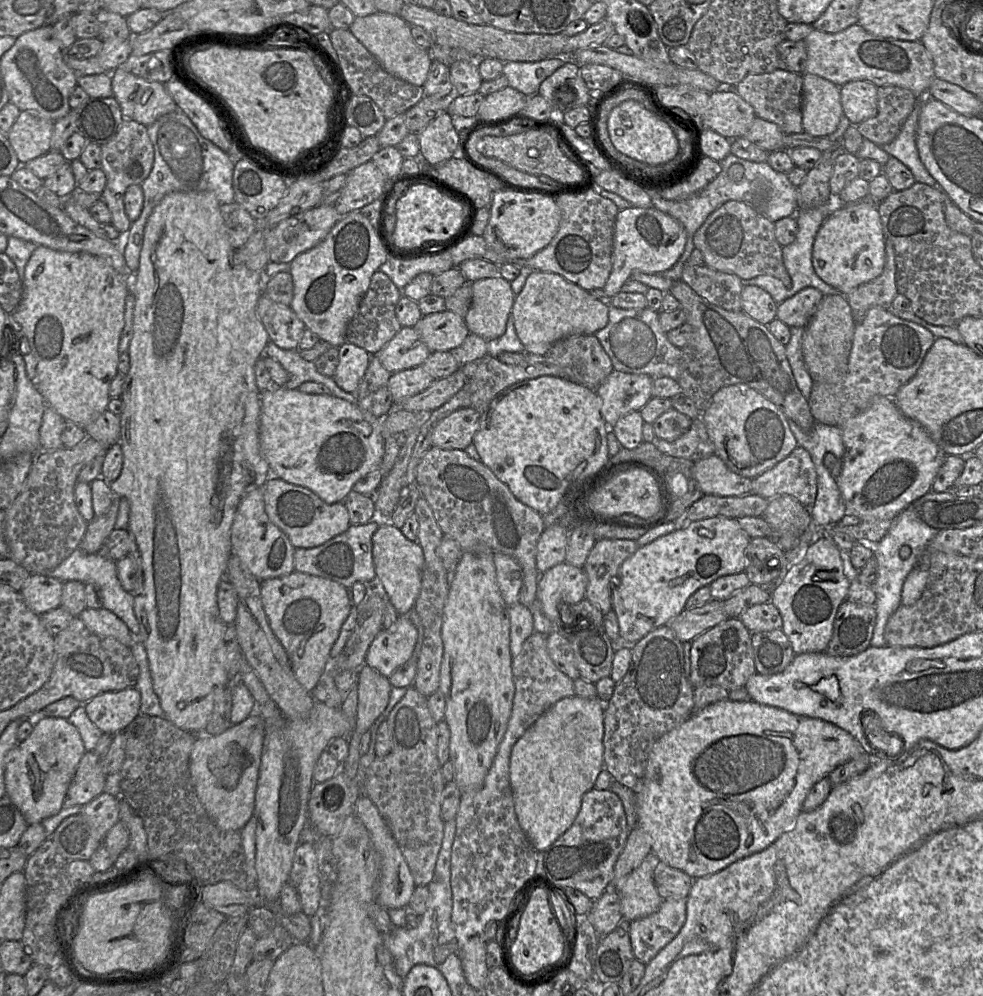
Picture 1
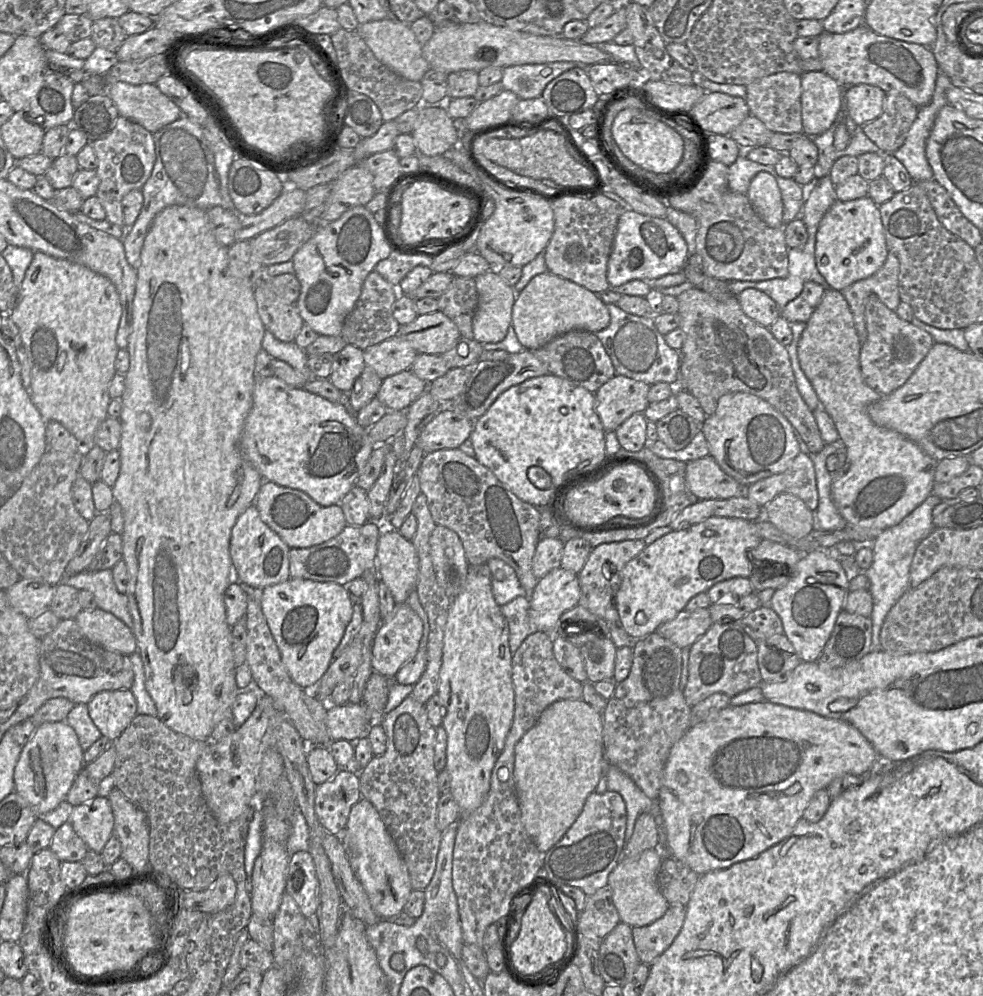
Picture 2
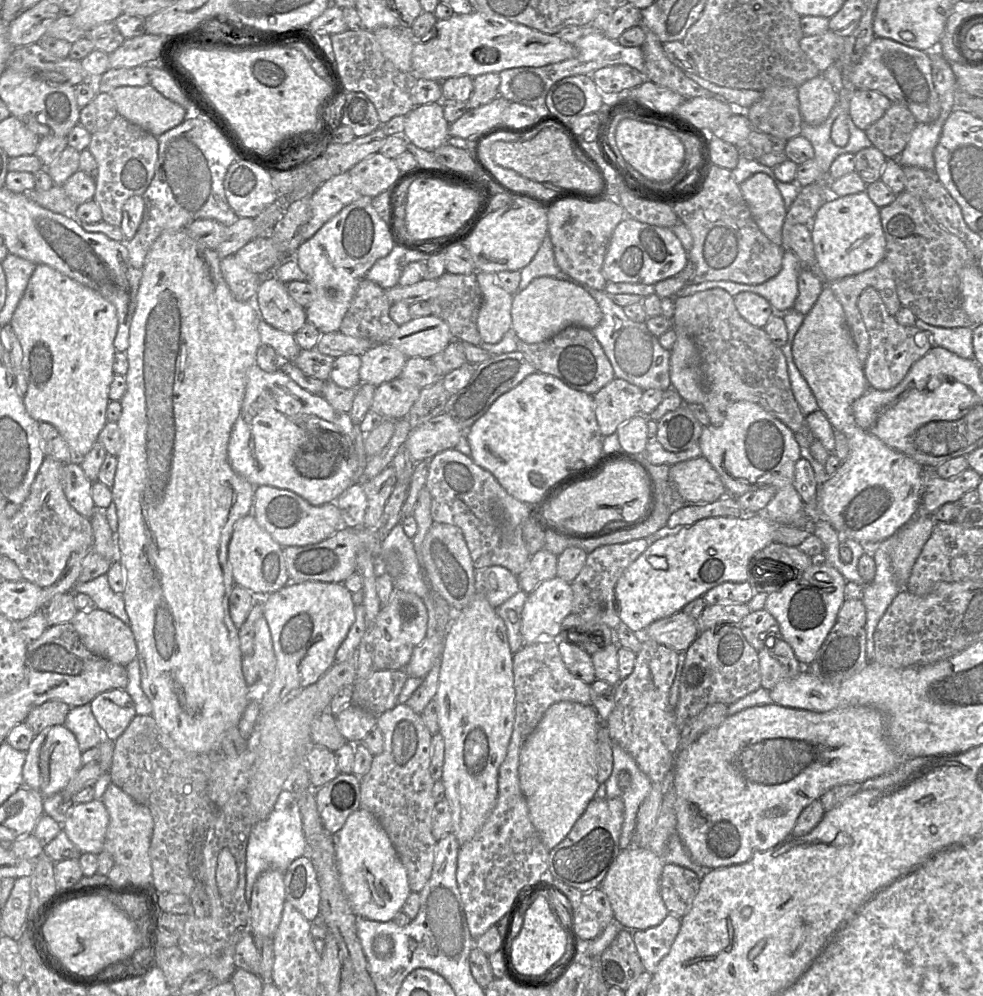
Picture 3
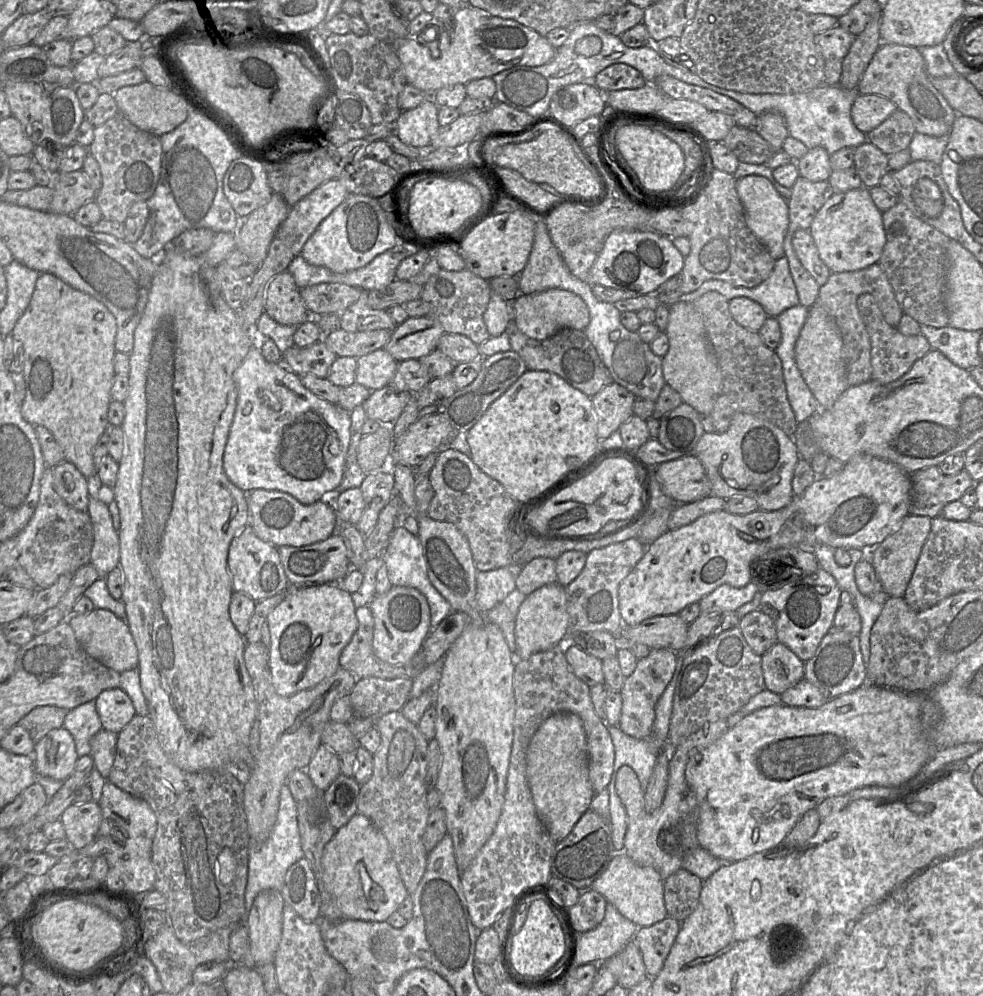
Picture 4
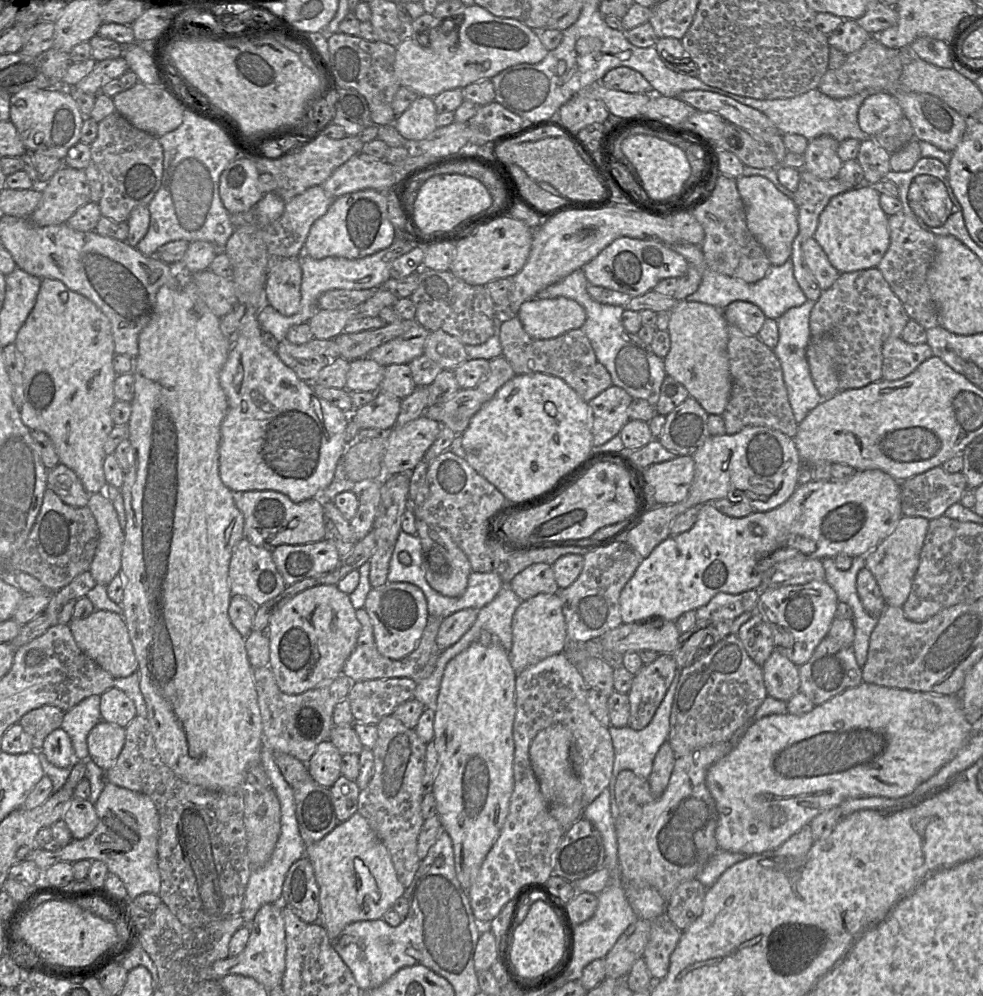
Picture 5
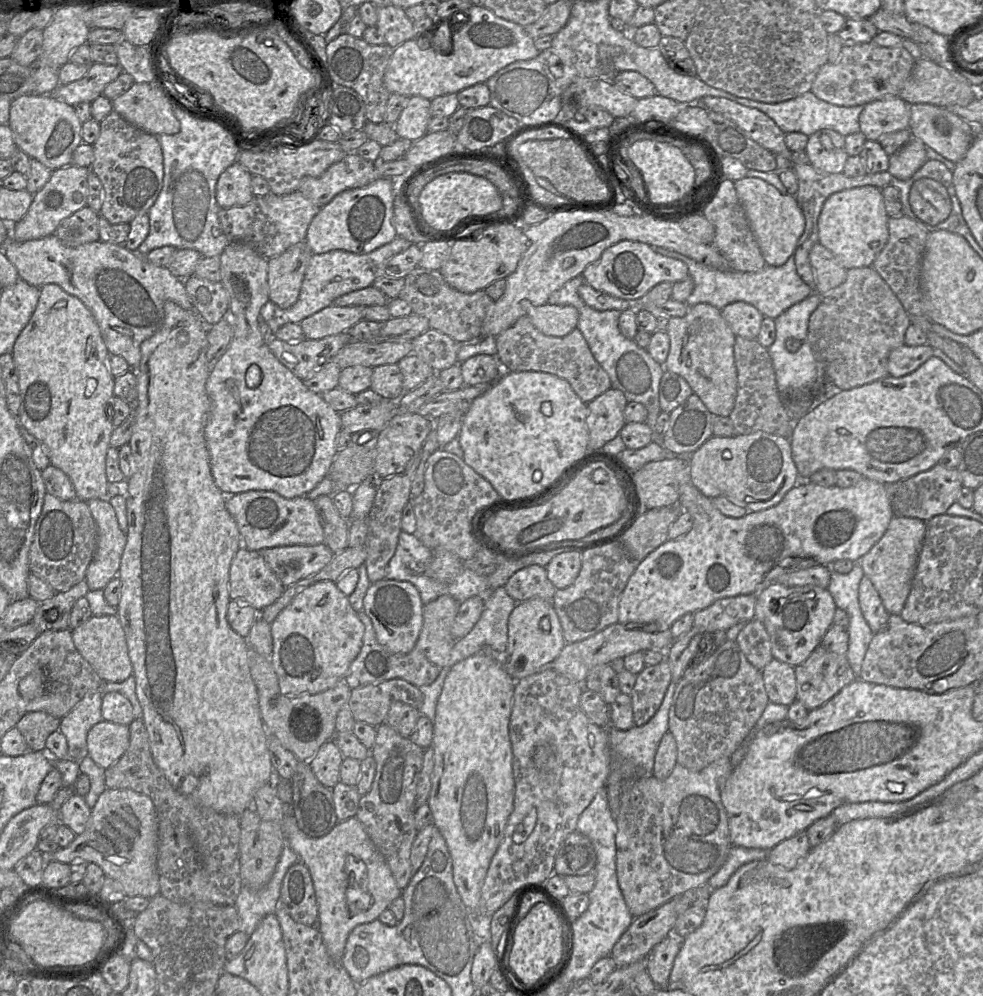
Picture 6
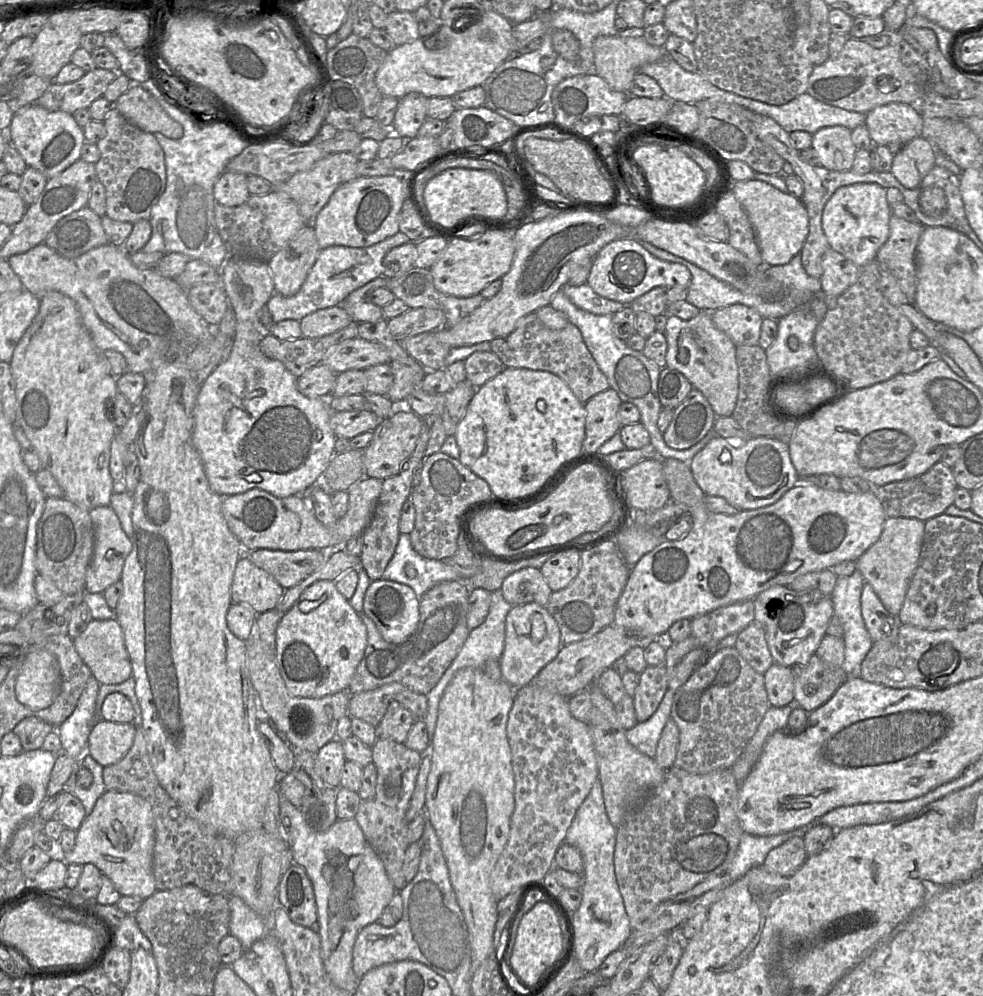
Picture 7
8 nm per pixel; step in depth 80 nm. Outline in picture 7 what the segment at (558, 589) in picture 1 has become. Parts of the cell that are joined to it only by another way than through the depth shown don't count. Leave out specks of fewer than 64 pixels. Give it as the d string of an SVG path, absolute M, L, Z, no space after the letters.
M535 602L513 606L506 617L504 651L499 659L503 679L514 689L530 684L561 648L559 626L546 607Z

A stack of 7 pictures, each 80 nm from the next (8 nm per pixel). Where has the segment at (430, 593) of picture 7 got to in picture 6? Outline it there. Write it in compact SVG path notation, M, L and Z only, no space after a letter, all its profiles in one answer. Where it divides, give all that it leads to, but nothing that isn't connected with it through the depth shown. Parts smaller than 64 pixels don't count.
M441 595L423 605L423 624L414 648L406 654L392 653L377 640L373 623L364 610L358 613L365 630L362 647L352 661L346 674L347 684L351 689L368 684L378 684L394 678L400 678L418 688L430 685L447 664L450 652L455 645L451 635L451 626L459 610L460 603L450 595Z

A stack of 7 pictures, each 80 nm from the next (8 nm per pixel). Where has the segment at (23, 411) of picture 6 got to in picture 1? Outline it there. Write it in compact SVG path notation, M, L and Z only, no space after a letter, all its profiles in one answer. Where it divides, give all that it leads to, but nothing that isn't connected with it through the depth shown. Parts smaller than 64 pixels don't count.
M37 246L29 258L22 280L22 299L18 308L11 314L17 321L28 340L30 352L37 360L36 376L33 379L38 391L43 396L47 406L53 408L65 421L72 421L85 429L108 408L110 400L109 388L118 373L119 341L124 327L126 297L129 294L129 282L119 274L105 259L86 252L61 252L45 246Z

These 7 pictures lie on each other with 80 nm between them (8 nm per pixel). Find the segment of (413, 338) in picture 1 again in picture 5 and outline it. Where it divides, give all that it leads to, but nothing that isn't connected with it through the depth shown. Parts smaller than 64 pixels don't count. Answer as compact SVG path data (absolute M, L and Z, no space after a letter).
M368 357L350 361L350 368L346 376L346 390L348 391L379 391L384 377L385 366Z

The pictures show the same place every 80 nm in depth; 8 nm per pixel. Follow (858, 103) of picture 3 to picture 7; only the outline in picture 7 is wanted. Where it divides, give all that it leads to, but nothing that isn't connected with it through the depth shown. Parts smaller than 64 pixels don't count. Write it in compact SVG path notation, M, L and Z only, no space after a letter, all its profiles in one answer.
M892 102L867 112L864 125L873 145L907 144L921 136L923 115L917 105Z

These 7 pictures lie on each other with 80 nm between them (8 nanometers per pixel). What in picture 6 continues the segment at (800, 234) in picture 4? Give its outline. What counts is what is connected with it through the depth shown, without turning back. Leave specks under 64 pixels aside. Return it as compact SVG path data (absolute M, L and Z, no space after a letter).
M816 243L810 250L809 260L816 279L814 292L824 295L845 281L847 269L820 243Z

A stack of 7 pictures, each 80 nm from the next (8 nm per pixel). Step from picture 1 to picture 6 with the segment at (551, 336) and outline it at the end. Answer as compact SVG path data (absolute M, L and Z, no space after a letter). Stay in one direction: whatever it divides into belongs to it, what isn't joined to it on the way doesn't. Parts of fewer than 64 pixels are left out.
M546 303L531 307L526 314L535 327L547 336L564 337L577 327L579 311L572 305Z

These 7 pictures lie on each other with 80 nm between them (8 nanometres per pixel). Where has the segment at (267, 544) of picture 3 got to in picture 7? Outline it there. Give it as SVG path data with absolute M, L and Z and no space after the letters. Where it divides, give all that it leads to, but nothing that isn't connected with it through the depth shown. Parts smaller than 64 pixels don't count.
M240 556L231 584L232 602L247 605L260 614L275 609L284 591L271 574L256 566L247 556Z

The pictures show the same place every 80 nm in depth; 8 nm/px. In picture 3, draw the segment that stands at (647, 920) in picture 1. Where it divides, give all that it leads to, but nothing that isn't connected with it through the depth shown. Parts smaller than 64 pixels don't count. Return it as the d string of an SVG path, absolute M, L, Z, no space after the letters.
M669 913L659 925L646 930L633 931L634 943L646 971L650 972L651 974L656 971L662 958L670 951L680 927L681 917Z

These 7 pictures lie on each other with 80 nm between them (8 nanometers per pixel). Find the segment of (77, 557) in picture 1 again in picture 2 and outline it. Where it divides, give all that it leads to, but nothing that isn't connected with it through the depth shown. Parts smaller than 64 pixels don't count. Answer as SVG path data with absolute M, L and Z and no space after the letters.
M111 569L85 570L74 575L66 575L61 582L79 591L90 591L98 608L112 613L133 631L133 620L128 608L128 596L117 590Z

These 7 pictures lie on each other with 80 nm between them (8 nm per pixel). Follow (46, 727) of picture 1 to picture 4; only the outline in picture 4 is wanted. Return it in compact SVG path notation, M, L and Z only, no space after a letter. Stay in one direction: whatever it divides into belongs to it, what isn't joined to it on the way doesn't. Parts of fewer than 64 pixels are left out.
M60 727L51 730L35 743L33 758L35 771L39 777L48 777L58 781L65 781L74 773L75 764L79 757L71 733L64 727Z

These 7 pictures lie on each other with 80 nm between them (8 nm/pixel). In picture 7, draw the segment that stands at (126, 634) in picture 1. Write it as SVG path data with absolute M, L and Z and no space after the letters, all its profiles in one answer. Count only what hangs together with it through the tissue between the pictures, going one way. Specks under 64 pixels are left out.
M115 617L92 619L85 630L73 639L75 649L100 684L119 684L132 676L132 666L124 644L124 634Z

